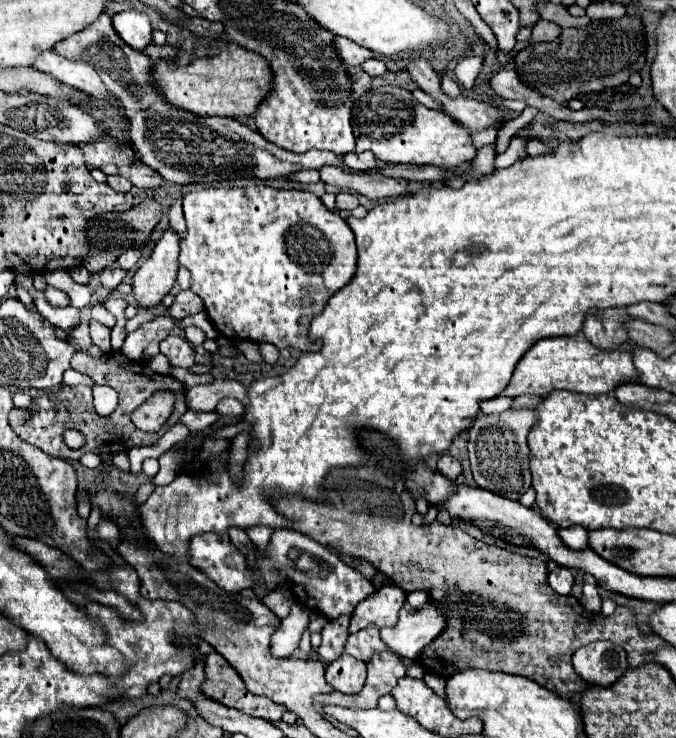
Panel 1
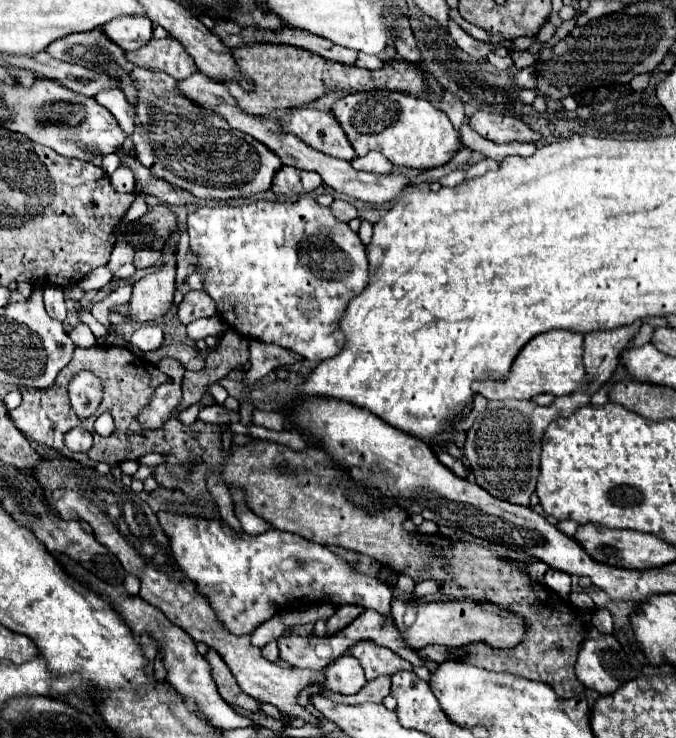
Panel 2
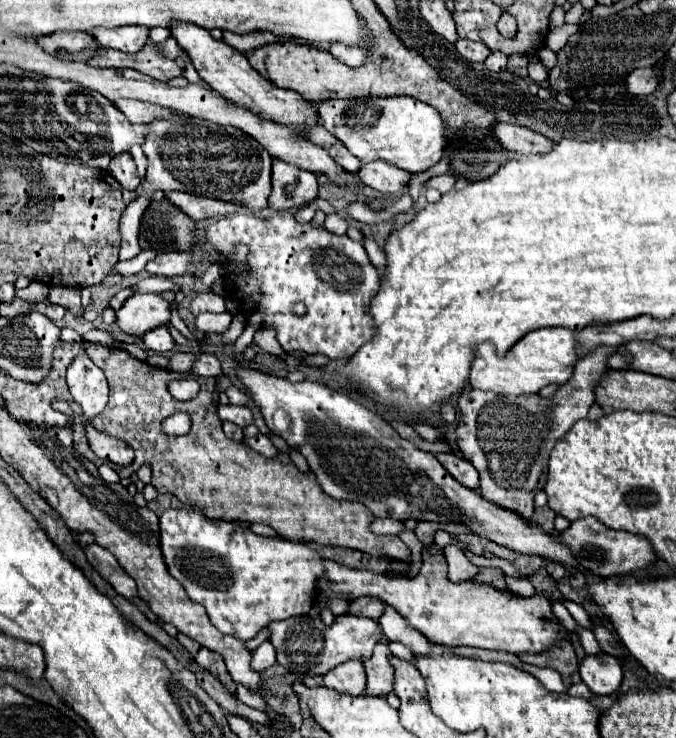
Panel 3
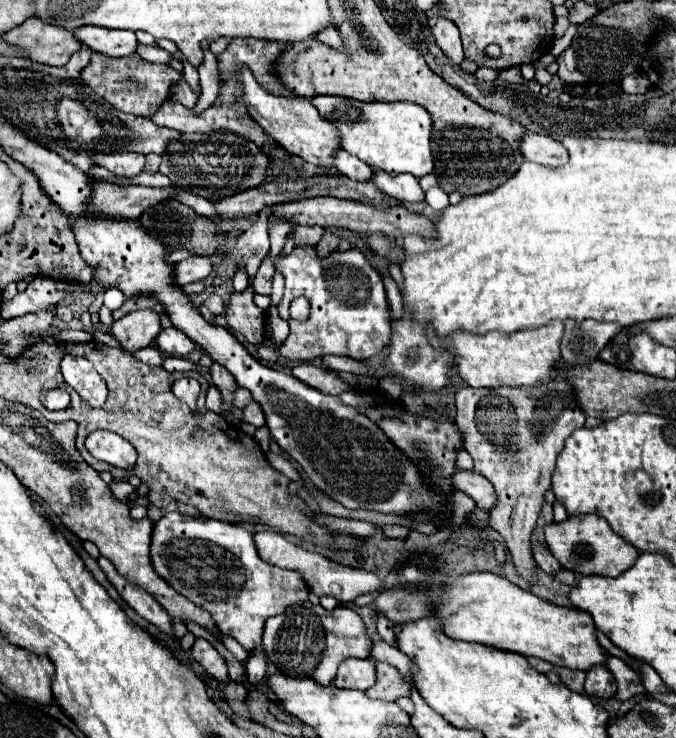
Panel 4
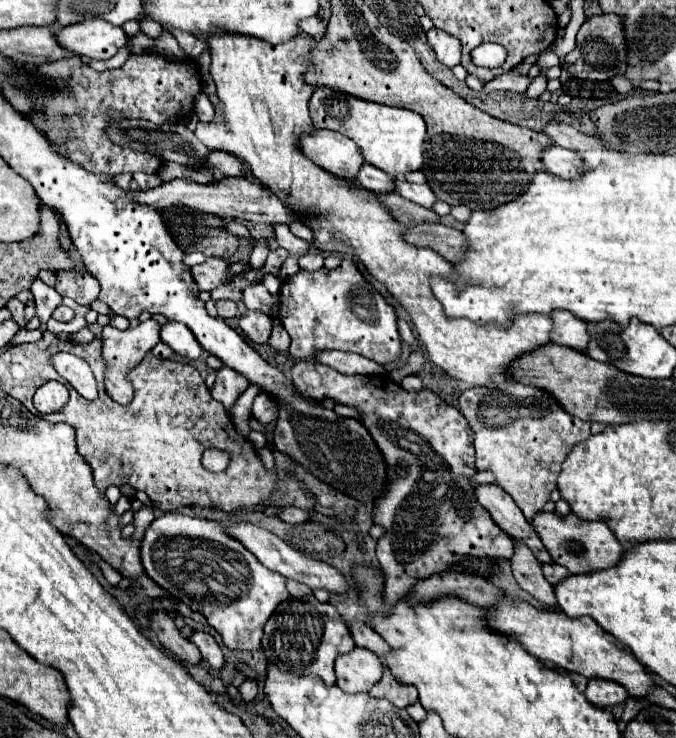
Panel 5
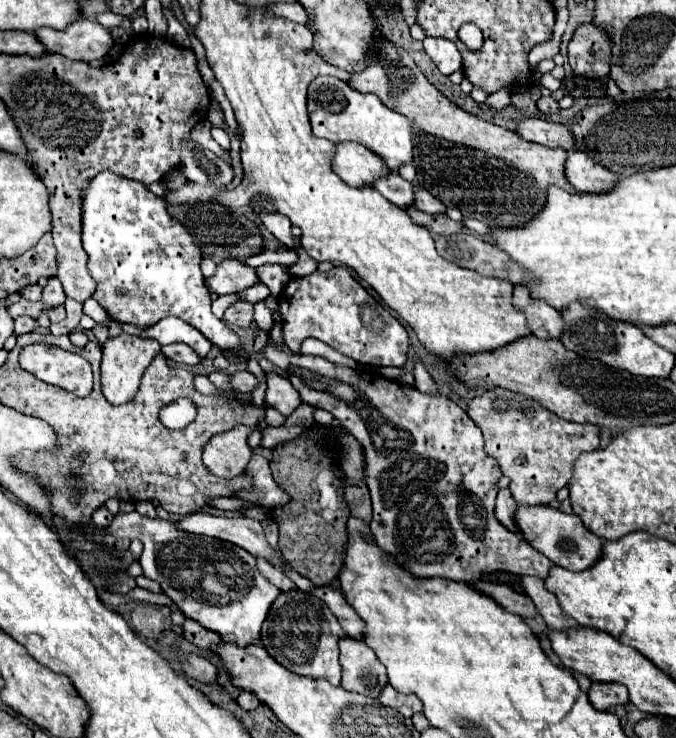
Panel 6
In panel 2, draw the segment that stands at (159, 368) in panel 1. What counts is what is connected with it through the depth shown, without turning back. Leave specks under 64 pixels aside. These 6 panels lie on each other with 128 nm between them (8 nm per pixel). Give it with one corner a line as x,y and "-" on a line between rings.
162,358
162,362
158,364
158,368
164,372
164,374
168,374
172,380
176,380
176,382
180,382
182,380
182,376
184,376
184,368
182,368
182,364
178,362
178,360
174,360
174,358

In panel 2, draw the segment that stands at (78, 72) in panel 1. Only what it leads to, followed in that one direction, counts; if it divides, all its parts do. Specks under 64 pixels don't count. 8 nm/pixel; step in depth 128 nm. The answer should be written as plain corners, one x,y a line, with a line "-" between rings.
118,88
100,90
100,94
96,94
94,98
98,104
102,104
116,118
120,128
124,130
124,134
127,136
123,145
125,154
136,157
134,144
130,138
135,128
135,110
132,108
132,104
128,104
126,96

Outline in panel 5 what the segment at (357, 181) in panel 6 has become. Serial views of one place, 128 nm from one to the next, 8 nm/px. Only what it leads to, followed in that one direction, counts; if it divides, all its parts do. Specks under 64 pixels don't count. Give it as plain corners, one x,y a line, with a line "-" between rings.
312,128
310,132
300,134
298,144
304,156
338,178
354,180
356,172
364,164
354,140
332,130

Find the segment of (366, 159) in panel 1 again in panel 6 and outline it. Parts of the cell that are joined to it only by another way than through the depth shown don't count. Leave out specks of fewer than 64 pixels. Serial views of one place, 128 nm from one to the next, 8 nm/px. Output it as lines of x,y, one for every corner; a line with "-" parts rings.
414,188
414,206
422,212
428,212
428,214
442,214
444,212
444,204
424,188

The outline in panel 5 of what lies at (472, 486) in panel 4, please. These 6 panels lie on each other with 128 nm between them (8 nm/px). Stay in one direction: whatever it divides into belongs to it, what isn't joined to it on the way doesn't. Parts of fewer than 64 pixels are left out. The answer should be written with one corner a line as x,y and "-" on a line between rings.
478,484
474,488
476,500
490,512
492,520
510,536
520,536
528,548
534,552
538,562
552,564
552,558
548,550
544,548
542,540
536,536
536,530
532,524
522,516
520,508
514,504
514,500
496,484

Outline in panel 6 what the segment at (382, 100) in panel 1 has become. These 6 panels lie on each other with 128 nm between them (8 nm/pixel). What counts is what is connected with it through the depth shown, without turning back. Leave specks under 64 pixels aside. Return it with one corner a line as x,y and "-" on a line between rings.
318,76
308,88
308,116
312,132
318,138
330,142
358,142
366,144
368,150
376,152
392,172
398,172
402,164
412,162
412,136
414,124
406,116
386,108
374,94
360,94
346,82
332,76

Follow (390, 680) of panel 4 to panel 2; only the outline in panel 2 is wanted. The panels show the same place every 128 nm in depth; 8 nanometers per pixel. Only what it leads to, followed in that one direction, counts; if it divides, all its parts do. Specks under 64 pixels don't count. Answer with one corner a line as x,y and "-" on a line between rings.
368,640
356,642
348,652
360,660
368,680
378,678
382,674
394,674
398,670
412,670
412,664
400,658
396,652
392,652
390,648
372,644

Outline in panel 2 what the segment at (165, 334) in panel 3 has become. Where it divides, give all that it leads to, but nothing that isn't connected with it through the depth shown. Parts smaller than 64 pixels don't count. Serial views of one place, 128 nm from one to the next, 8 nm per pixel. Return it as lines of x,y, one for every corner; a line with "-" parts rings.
152,322
152,324
142,324
142,326
132,334
130,346
146,352
146,350
156,350
156,348
160,348
160,346
162,346
162,340
164,340
162,328

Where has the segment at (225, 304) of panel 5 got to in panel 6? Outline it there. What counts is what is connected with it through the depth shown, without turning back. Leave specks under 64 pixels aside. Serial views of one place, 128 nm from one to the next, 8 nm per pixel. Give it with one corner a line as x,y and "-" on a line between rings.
236,302
226,308
224,320
228,324
236,324
240,328
246,328
252,324
252,304
250,302

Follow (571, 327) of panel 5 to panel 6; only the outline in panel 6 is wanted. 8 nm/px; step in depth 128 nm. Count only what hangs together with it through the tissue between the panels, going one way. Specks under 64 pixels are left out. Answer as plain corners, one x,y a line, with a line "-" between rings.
514,286
514,304
528,318
528,326
536,338
544,340
560,340
564,334
564,318
562,314
542,300
532,300
528,290
522,286

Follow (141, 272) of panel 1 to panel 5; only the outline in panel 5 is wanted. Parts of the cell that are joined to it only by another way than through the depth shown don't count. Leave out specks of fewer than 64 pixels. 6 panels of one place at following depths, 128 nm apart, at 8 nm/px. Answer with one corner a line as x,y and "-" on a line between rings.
146,320
146,322
140,322
138,326
134,328
126,328
126,330
118,330
114,326
104,326
102,330
102,342
104,342
104,348
102,348
102,356
108,364
108,374
106,374
106,392
120,404
128,404
132,400
132,384
128,382
128,372
132,366
136,366
158,342
160,342
160,324
156,320

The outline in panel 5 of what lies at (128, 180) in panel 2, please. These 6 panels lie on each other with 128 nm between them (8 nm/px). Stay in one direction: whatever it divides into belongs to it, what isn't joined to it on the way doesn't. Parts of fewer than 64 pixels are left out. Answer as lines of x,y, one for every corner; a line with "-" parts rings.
132,54
120,68
104,70
104,72
92,70
88,64
82,62
80,56
72,56
66,60
42,64
40,72
42,74
56,74
58,78
66,80
70,84
72,94
64,96
62,92
54,92
54,96
48,98
46,112
44,114
32,114
34,126
54,144
58,154
68,156
72,162
80,164
84,170
94,172
94,174
122,174
122,172
154,174
160,168
162,158
152,156
152,154
140,154
140,152
134,152
130,148
114,146
104,132
108,120
110,118
144,118
144,120
162,120
162,124
178,122
178,120
184,120
186,116
192,114
194,96
202,90
202,82
198,76
200,72
198,72
194,62
190,62
190,60
172,62
160,54

